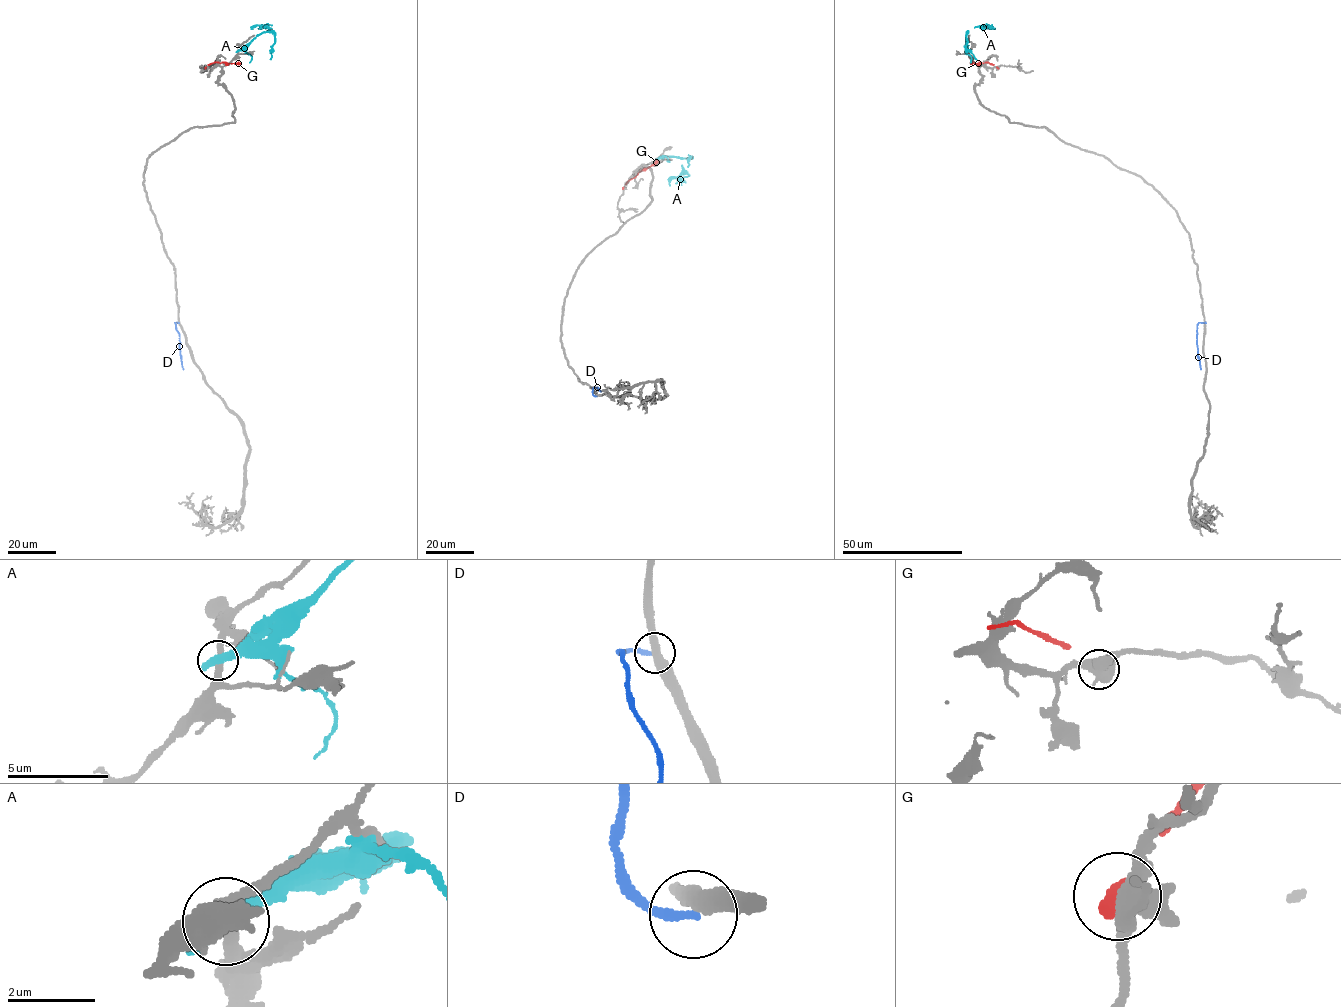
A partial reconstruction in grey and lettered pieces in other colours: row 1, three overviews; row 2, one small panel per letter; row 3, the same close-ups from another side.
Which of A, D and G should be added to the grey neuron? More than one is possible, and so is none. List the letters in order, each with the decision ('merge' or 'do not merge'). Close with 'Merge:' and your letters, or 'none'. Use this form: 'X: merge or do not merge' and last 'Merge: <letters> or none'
A: do not merge
D: do not merge
G: do not merge
Merge: none

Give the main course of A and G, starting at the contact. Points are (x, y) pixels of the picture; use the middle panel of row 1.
A: (655, 160), (692, 157), (688, 167)
G: (623, 188), (657, 160)

